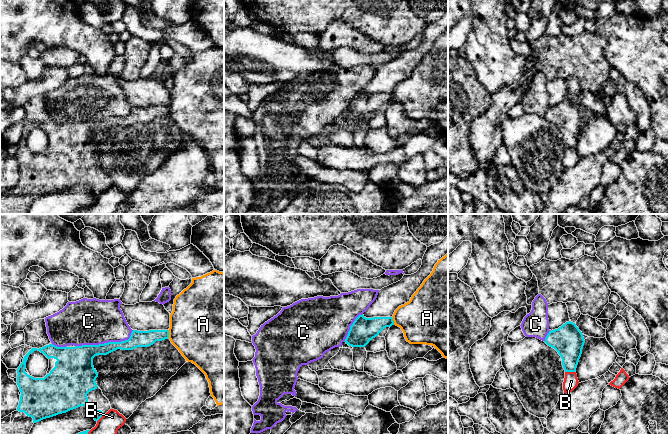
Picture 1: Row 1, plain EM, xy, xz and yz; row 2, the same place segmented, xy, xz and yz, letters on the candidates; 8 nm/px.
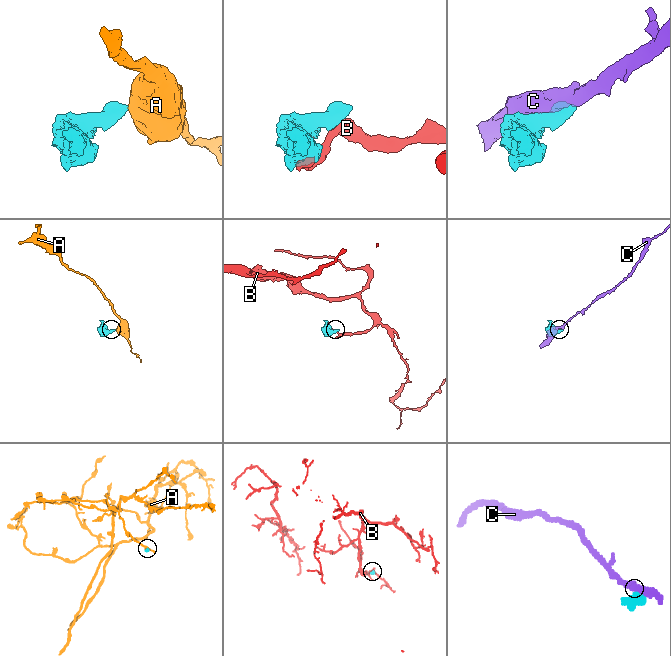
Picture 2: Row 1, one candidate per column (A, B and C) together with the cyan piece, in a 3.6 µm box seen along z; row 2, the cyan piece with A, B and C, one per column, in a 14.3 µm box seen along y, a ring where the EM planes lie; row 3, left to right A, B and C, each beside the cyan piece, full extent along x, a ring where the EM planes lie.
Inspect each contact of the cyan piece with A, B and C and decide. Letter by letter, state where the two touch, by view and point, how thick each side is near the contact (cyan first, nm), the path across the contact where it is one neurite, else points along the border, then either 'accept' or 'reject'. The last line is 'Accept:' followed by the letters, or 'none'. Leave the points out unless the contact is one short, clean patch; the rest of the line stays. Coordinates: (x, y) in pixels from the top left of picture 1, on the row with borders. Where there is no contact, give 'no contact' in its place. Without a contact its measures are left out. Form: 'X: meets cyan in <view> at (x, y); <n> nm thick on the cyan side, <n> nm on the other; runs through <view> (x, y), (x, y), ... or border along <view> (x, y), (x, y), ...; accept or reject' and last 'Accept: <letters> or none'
A: meets cyan in xy at (168, 334); 130 nm thick on the cyan side, 460 nm on the other; border along xy (167, 330), (169, 337); reject
B: meets cyan in yz at (570, 371); 240 nm thick on the cyan side, 110 nm on the other; reject
C: meets cyan in xy at (105, 343); 220 nm thick on the cyan side, 360 nm on the other; reject
Accept: none

